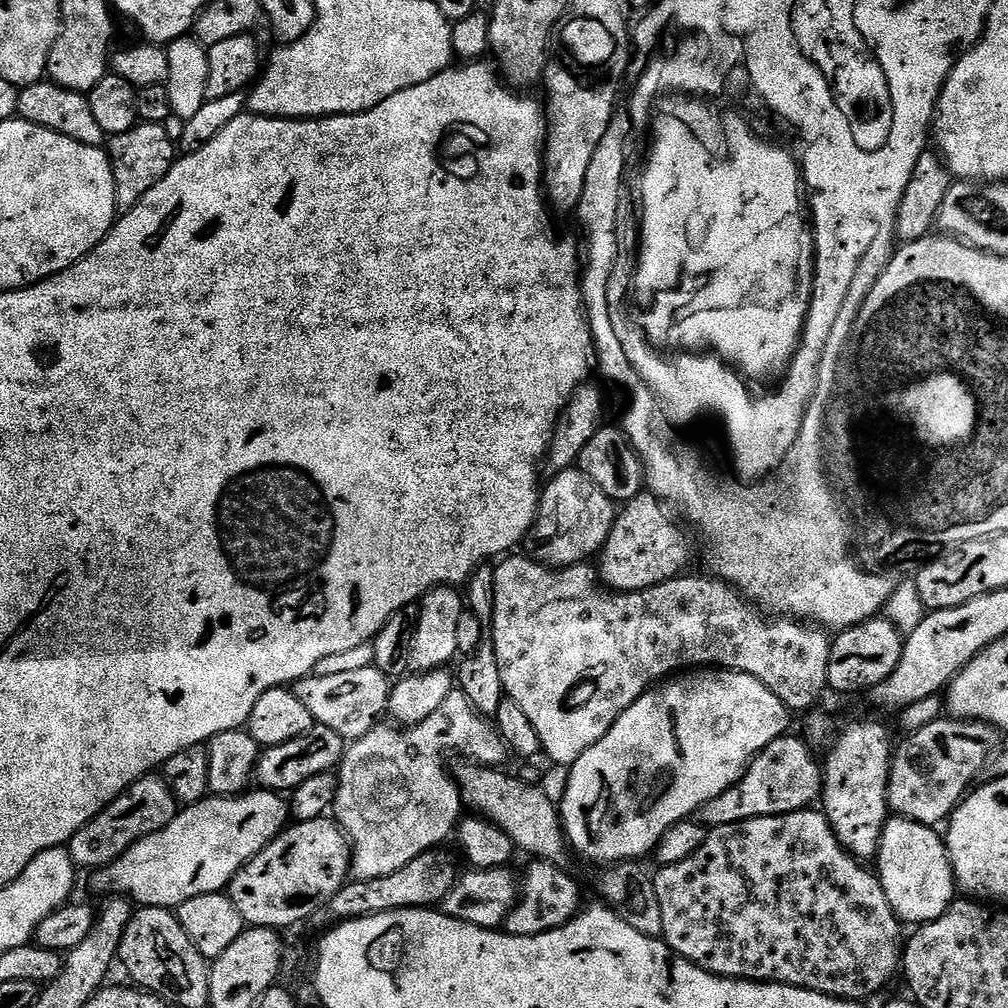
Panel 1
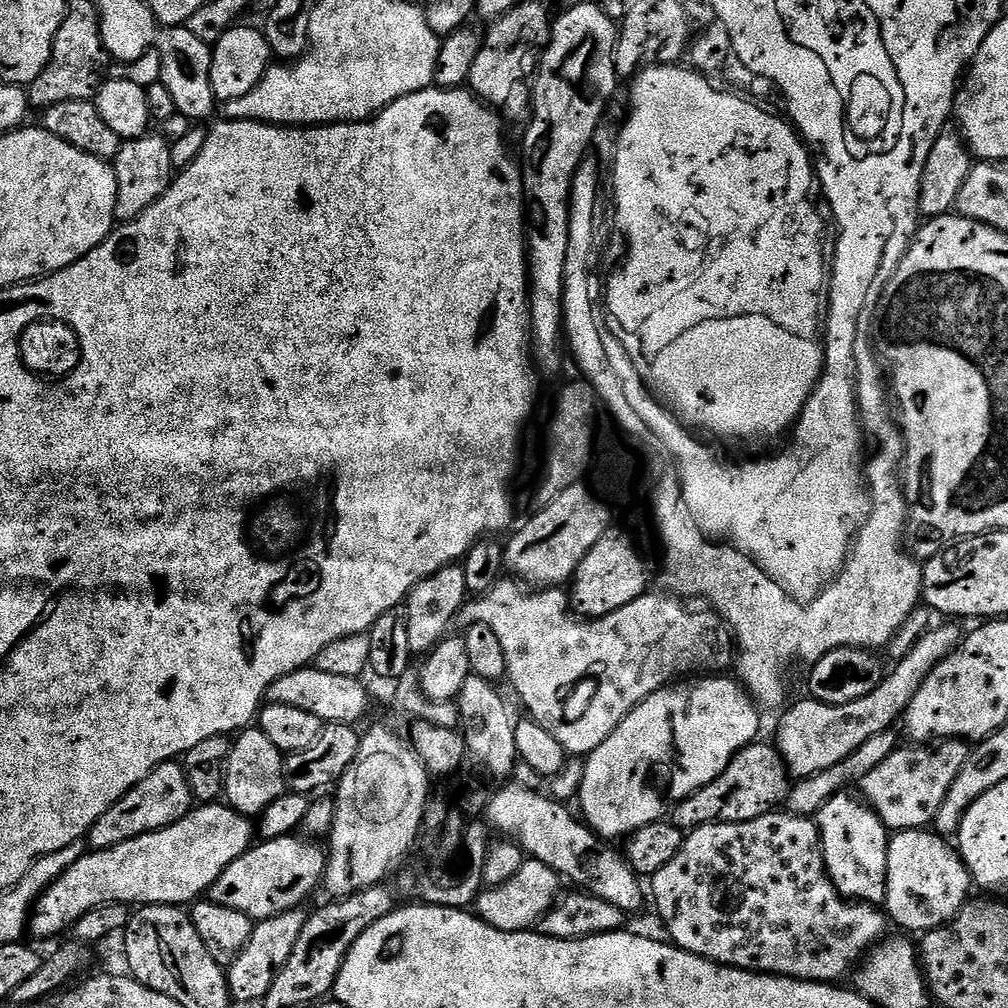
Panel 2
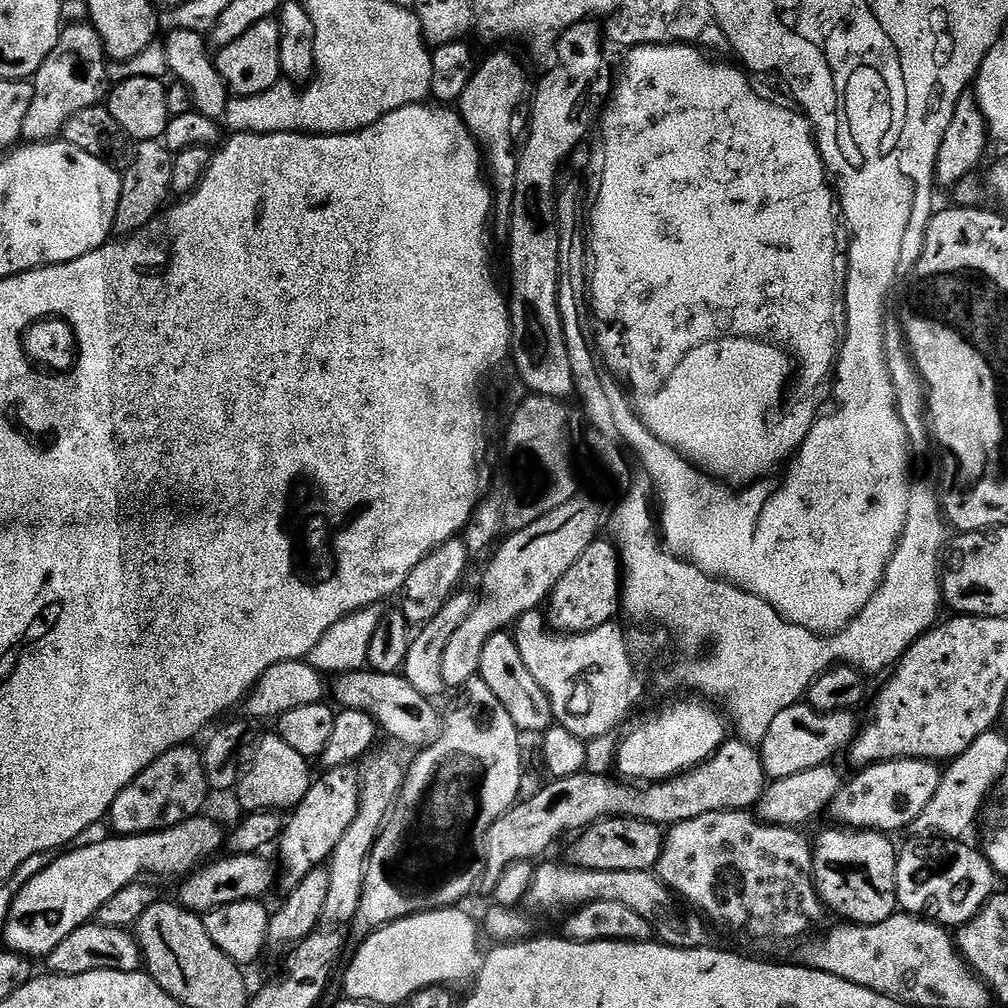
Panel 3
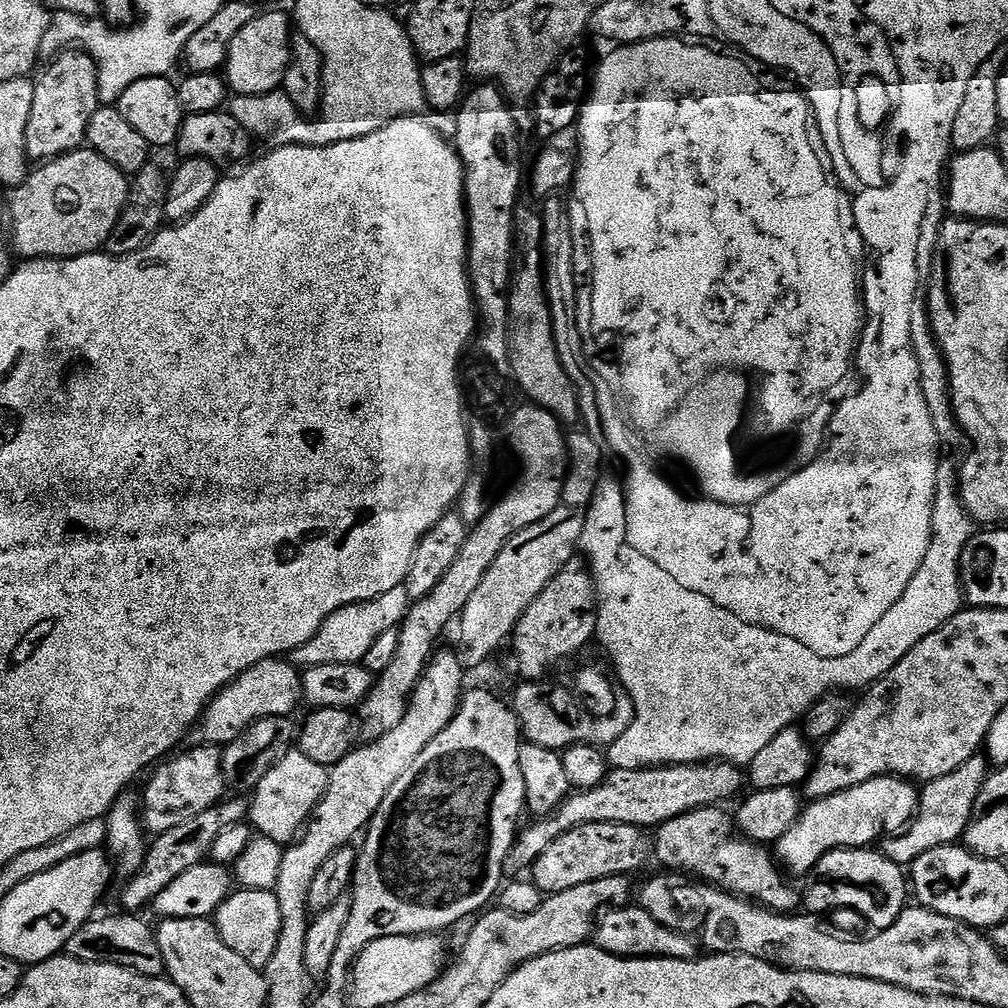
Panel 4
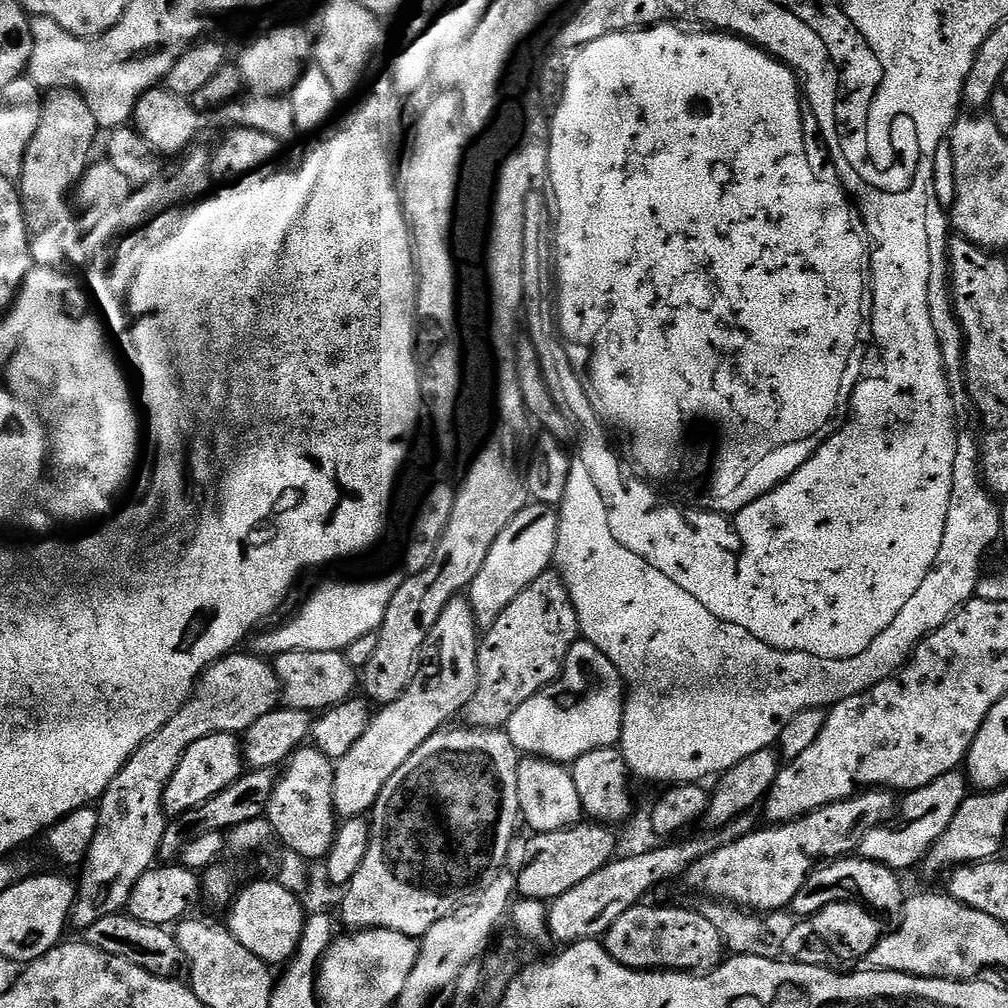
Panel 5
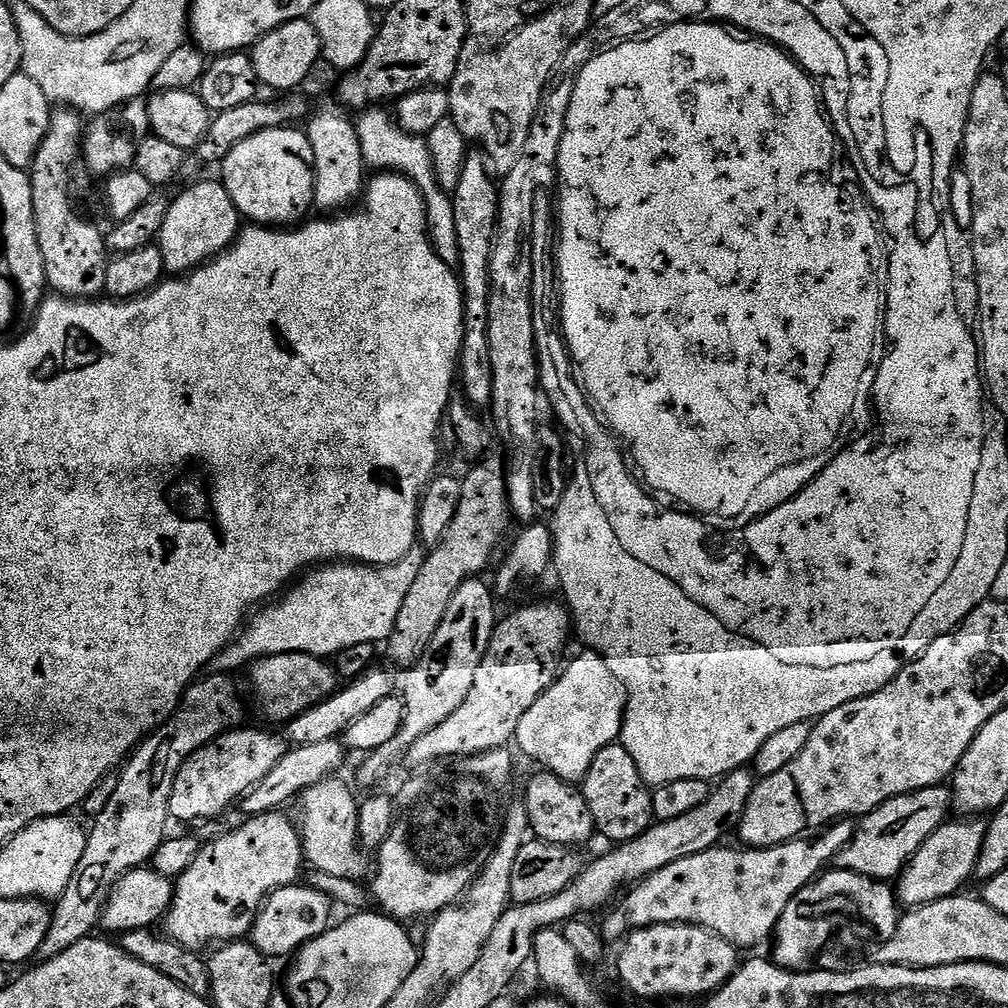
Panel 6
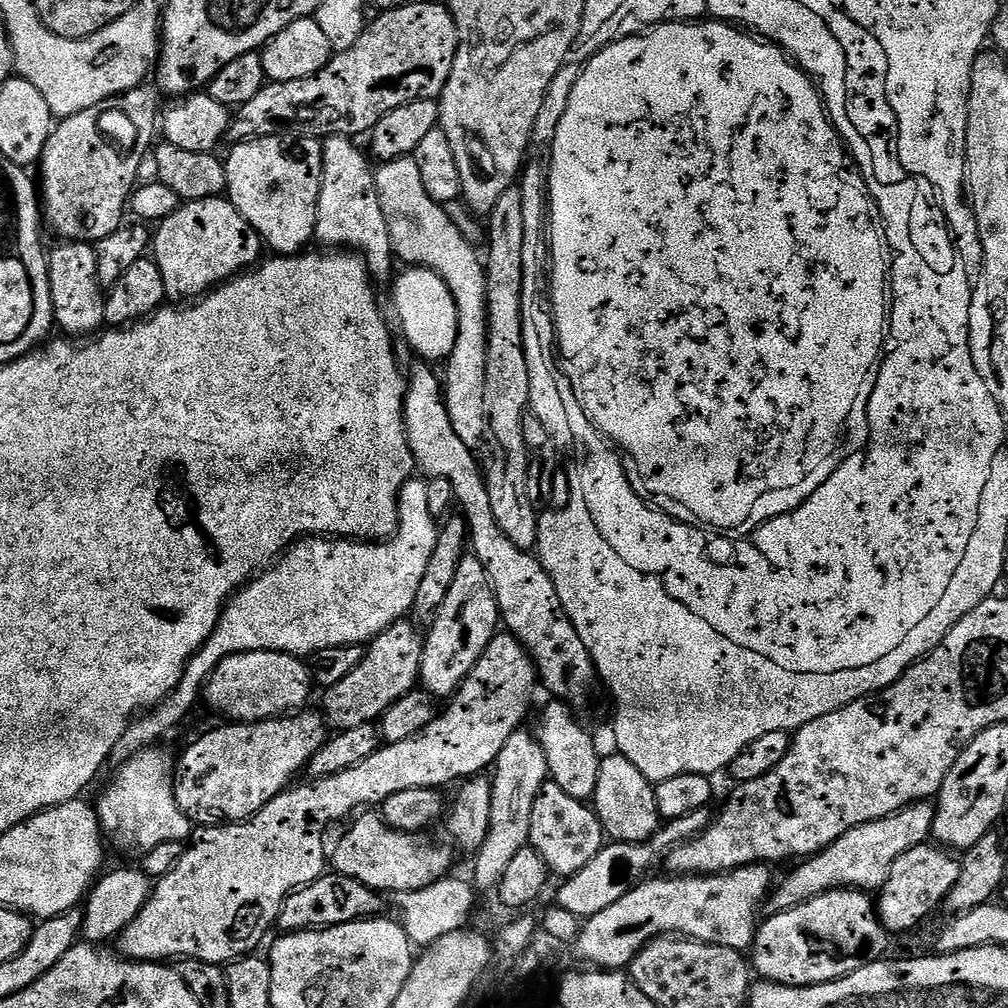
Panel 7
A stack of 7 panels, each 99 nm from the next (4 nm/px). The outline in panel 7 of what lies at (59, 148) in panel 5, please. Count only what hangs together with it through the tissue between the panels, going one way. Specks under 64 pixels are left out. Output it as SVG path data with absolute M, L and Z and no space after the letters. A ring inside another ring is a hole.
M60 242L57 245L56 249L48 252L50 298L55 327L61 328L65 332L61 333L68 338L88 335L91 337L105 327L106 292L100 287L98 278L98 254L95 247L88 242Z

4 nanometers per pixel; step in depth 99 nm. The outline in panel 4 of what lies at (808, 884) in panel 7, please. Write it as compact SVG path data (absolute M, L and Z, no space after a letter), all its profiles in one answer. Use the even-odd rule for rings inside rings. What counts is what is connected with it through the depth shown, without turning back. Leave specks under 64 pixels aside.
M977 754L971 756L962 766L958 766L958 770L937 780L927 781L919 789L918 807L911 824L899 834L893 834L883 841L884 856L898 865L908 866L930 848L957 843L964 835L989 771L989 761L983 755Z

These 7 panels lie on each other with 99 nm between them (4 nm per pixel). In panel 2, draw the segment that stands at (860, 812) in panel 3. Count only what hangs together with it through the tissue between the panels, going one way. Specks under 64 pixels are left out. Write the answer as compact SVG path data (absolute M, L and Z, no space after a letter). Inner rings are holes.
M938 740L931 746L901 746L897 748L882 766L870 770L862 782L863 799L876 812L876 817L890 830L924 830L935 821L942 802L946 802L946 794L950 794L950 786L954 786L954 778L958 778L958 770L966 762L970 748L963 740Z

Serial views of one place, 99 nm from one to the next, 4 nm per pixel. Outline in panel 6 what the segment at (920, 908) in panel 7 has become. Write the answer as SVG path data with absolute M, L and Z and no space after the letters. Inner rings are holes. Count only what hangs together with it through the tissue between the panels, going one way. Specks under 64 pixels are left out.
M952 818L934 834L930 834L930 838L926 838L924 845L912 855L911 862L898 877L894 891L899 903L905 909L911 910L920 908L923 904L938 902L947 896L957 895L963 889L960 887L968 879L973 879L987 830L988 825L983 819Z

